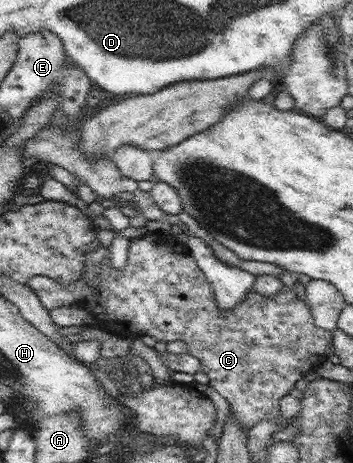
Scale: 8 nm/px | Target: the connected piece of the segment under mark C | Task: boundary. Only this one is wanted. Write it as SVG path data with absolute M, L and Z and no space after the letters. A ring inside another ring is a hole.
M138 232L130 239L127 264L121 270L113 268L110 250L101 245L86 256L80 279L73 284L58 284L48 276L37 275L28 286L48 310L59 306L85 308L95 317L96 325L105 326L119 336L134 339L141 334L148 334L156 341L168 343L182 340L187 343L188 353L200 360L201 371L209 377L209 385L226 398L231 414L241 424L241 428L247 430L265 419L275 424L284 423L279 400L289 394L298 380L327 360L327 351L332 346L332 331L319 328L314 323L310 306L284 285L275 298L265 298L251 291L235 308L221 310L215 301L212 287L189 253L187 243L178 241L173 234Z

